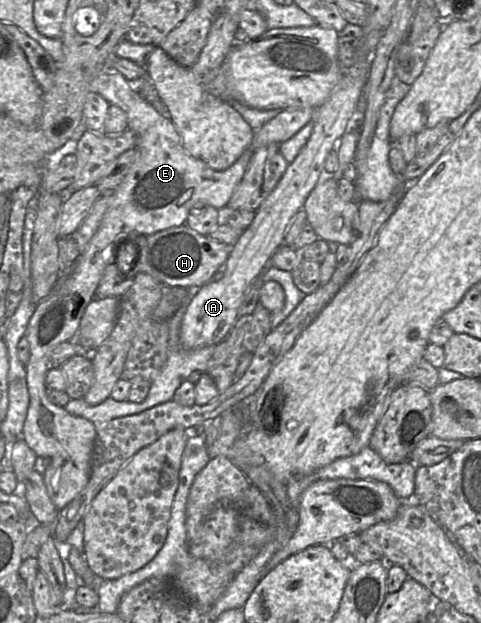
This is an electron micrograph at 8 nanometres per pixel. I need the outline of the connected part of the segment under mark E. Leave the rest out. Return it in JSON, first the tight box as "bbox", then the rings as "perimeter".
{"bbox":[21,68,315,510],"perimeter":[[[104,68],[104,72],[91,82],[89,91],[100,94],[125,112],[128,128],[136,135],[136,153],[127,175],[110,194],[110,204],[86,249],[59,277],[51,292],[35,305],[24,335],[30,352],[25,365],[29,406],[21,439],[37,457],[49,460],[42,476],[48,495],[58,510],[67,506],[88,483],[96,429],[89,420],[72,415],[49,400],[45,379],[47,372],[52,369],[50,354],[57,345],[76,339],[85,308],[95,298],[103,271],[110,262],[115,239],[125,239],[128,236],[126,233],[148,236],[167,228],[186,225],[190,210],[198,203],[223,209],[242,180],[254,151],[271,143],[286,141],[312,121],[315,114],[315,109],[309,107],[281,111],[255,130],[250,147],[233,165],[224,170],[215,170],[185,150],[171,119],[159,113],[114,68]]]}

